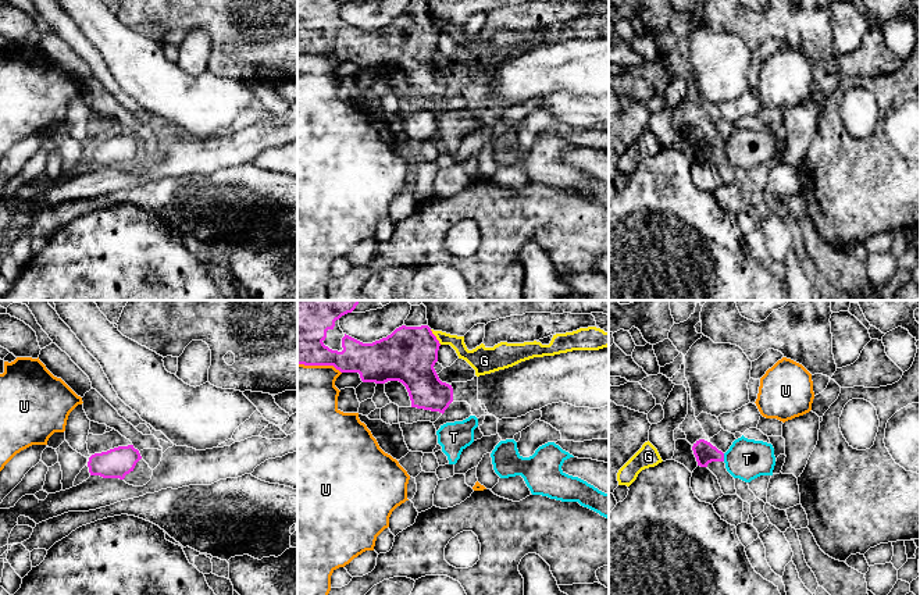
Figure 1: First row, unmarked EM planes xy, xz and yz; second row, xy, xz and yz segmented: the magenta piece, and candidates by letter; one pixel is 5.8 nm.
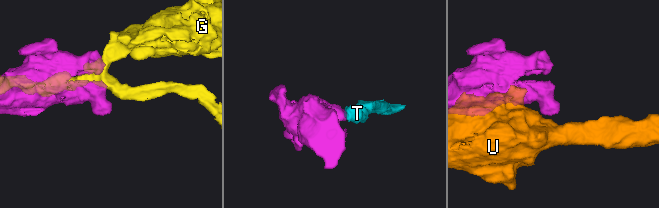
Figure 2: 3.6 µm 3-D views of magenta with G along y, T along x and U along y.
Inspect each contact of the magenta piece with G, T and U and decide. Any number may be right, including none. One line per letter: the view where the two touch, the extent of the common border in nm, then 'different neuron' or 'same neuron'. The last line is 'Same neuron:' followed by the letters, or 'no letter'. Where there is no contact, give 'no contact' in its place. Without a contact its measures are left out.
G: contact in xz; length 110 nm; different neuron
T: contact in yz; length 50 nm; same neuron
U: contact in xz; length 260 nm; different neuron
Same neuron: T

